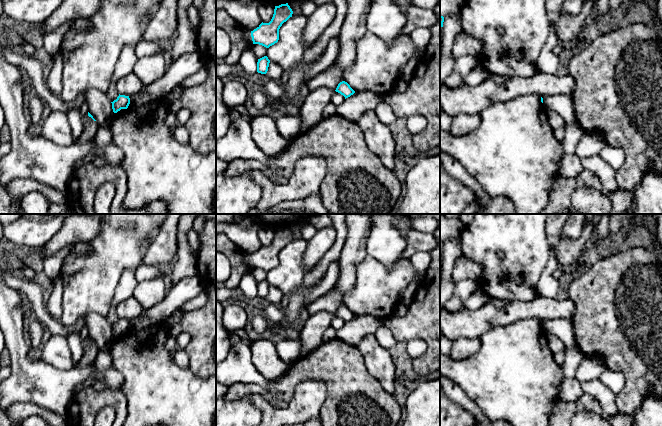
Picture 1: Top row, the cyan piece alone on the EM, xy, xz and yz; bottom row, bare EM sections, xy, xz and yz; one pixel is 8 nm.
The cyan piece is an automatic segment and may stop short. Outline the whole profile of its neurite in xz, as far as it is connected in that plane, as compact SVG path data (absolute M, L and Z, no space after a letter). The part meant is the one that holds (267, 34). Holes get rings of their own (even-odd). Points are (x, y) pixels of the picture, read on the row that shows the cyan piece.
M288 3L275 6L271 21L269 23L262 22L253 31L247 31L243 36L244 40L269 48L278 42L279 29L284 22L292 17L292 14L293 11Z

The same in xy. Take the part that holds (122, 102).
M120 95L112 103L112 109L114 113L117 113L121 109L127 109L130 104L129 96Z

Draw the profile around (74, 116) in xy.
M76 103L73 109L68 112L68 121L71 127L73 143L76 143L84 130L81 120L80 106L78 103Z

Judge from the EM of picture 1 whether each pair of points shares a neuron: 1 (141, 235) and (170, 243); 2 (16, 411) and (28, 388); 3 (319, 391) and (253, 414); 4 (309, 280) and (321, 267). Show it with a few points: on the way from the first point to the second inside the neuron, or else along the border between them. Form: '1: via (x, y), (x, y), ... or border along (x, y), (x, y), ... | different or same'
1: border along (163, 224), (151, 240), (143, 259) | different
2: border along (10, 405), (16, 402), (34, 402), (44, 408) | different
3: border along (250, 396), (250, 401), (262, 415) | different
4: via (312, 277), (319, 270) | same

